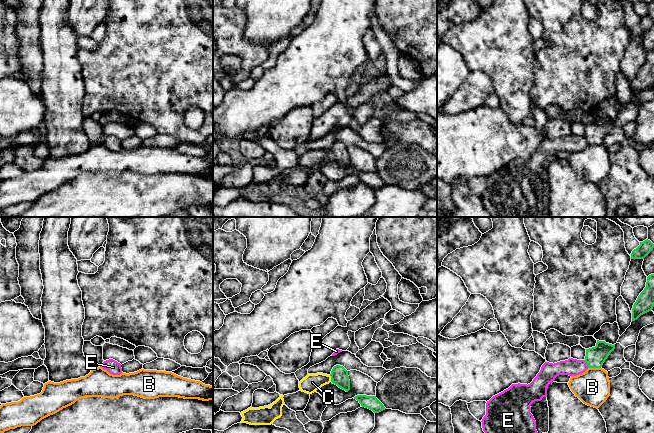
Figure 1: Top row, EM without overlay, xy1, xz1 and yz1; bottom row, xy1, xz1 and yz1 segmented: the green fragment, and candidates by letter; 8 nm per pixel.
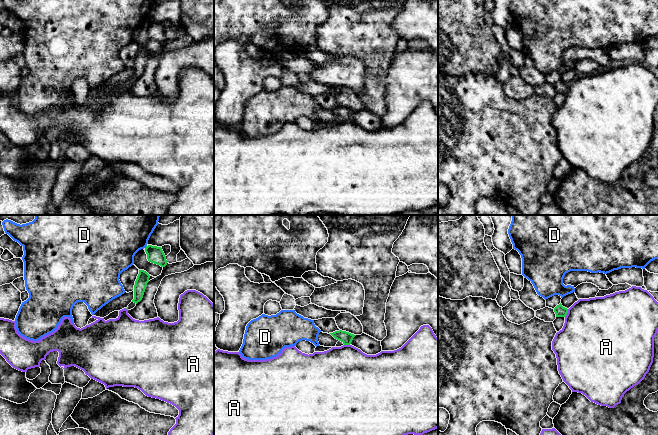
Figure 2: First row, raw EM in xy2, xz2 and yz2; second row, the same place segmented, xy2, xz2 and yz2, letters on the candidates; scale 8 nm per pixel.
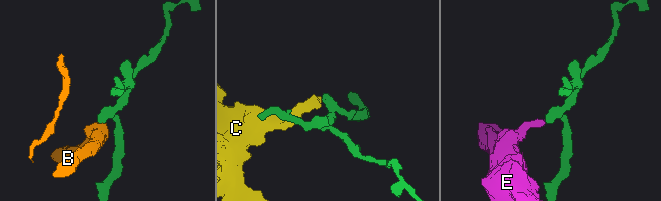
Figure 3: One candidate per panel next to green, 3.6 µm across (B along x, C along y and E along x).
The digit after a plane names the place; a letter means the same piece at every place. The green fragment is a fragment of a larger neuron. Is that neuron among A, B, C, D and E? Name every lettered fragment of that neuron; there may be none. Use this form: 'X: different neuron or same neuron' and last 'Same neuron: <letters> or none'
A: different neuron
B: different neuron
C: different neuron
D: different neuron
E: same neuron
Same neuron: E

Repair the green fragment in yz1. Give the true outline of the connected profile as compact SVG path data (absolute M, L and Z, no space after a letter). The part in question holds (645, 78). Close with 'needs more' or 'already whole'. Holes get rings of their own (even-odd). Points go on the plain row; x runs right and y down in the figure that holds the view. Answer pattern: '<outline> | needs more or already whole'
M654 50L647 53L646 63L638 72L632 84L632 97L651 87L654 83Z | already whole

